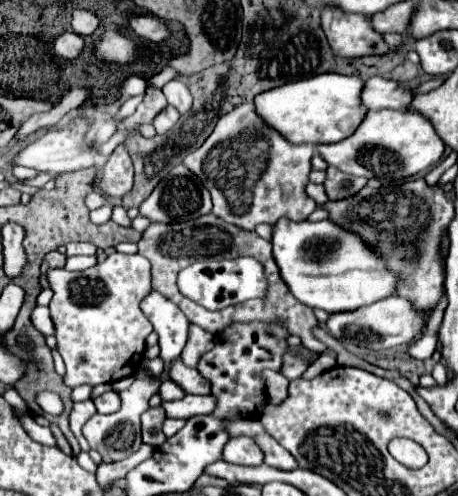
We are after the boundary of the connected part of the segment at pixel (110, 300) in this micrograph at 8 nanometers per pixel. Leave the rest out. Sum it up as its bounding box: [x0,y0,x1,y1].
[48,253,154,387]

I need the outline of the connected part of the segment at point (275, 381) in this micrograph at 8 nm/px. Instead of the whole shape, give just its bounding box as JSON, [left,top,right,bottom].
[262,369,290,405]

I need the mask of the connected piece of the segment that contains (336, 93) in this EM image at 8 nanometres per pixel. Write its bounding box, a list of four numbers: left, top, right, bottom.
[256,73,368,143]

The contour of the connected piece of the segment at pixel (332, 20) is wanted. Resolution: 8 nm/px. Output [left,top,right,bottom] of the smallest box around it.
[322,9,388,57]

